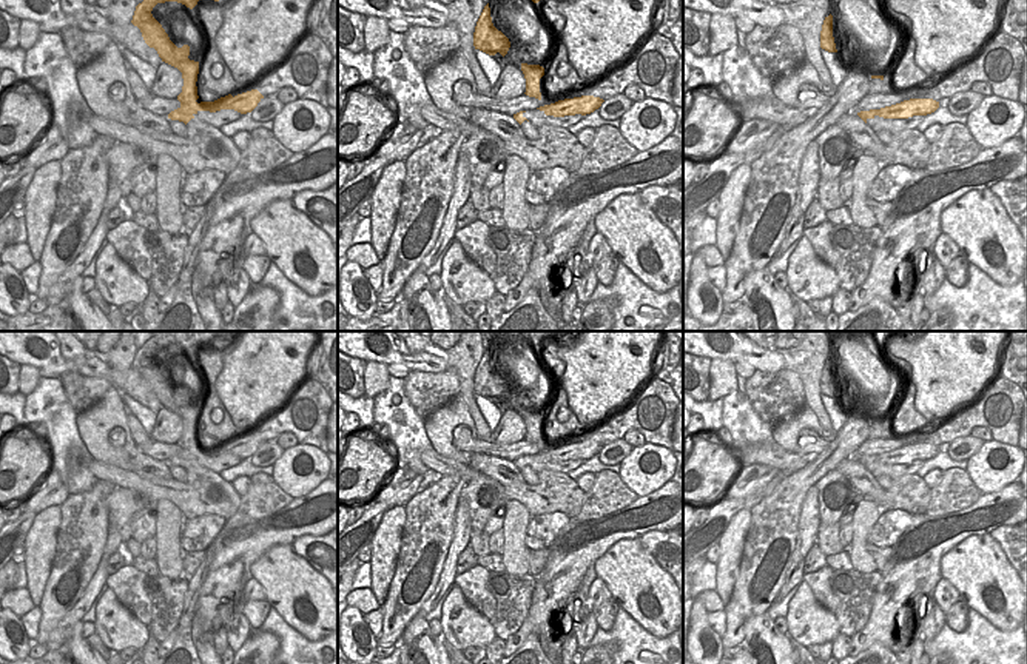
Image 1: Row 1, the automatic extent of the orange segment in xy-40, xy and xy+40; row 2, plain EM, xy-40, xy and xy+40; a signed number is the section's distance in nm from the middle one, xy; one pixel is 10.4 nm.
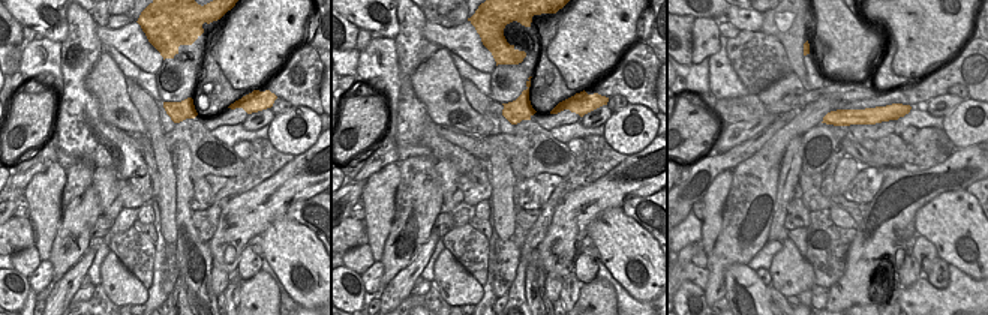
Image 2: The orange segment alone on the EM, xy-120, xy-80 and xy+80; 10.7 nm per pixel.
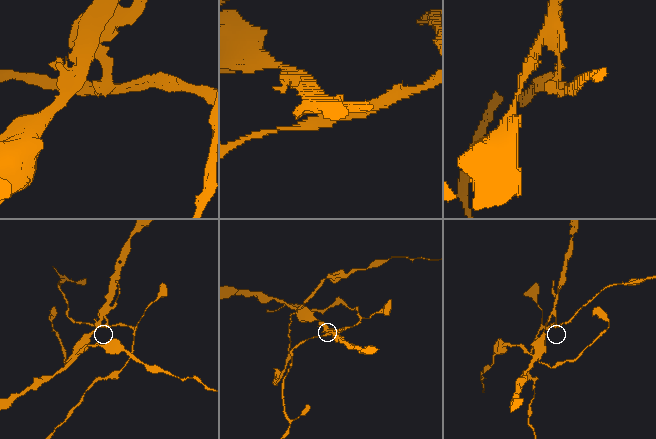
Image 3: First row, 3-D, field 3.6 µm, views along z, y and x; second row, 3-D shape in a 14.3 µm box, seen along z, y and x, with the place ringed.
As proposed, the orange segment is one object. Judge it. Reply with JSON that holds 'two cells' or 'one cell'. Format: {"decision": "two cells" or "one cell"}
{"decision": "two cells"}

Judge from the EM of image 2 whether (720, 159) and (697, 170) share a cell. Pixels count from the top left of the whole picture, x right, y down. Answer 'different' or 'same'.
same

